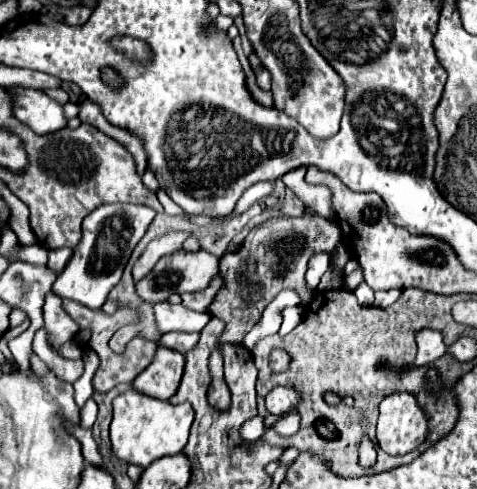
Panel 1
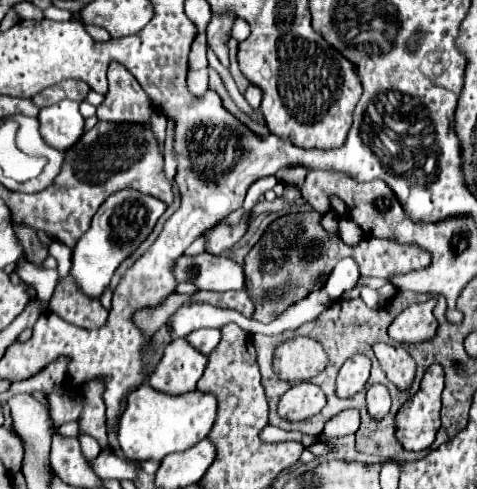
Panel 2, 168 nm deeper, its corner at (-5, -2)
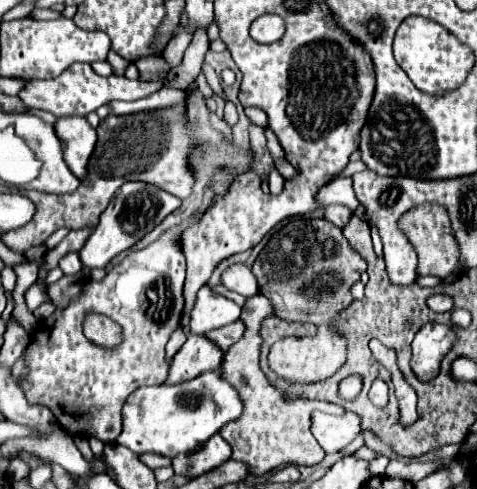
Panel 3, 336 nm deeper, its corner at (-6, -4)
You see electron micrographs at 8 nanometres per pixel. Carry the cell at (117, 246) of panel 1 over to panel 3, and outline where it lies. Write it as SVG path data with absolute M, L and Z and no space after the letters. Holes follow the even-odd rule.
M145 182L123 184L119 188L119 192L111 198L107 210L99 218L99 224L95 226L95 230L89 236L83 250L79 252L83 266L105 268L113 256L131 248L135 242L139 242L145 234L149 234L157 224L163 222L165 216L169 216L179 206L181 206L181 200L177 196L173 196L153 184L145 184Z

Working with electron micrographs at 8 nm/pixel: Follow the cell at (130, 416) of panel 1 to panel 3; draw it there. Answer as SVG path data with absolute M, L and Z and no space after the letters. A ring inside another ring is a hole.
M211 370L181 384L161 384L135 390L123 406L123 432L117 442L135 454L155 452L175 458L177 454L193 452L241 414L243 400L239 392L217 370Z

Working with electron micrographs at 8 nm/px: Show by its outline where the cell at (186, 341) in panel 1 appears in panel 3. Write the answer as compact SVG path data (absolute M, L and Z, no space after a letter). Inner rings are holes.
M241 320L233 322L233 324L227 324L223 328L215 328L207 334L209 340L215 340L215 344L219 344L223 350L227 350L229 346L233 346L245 332L245 324Z

